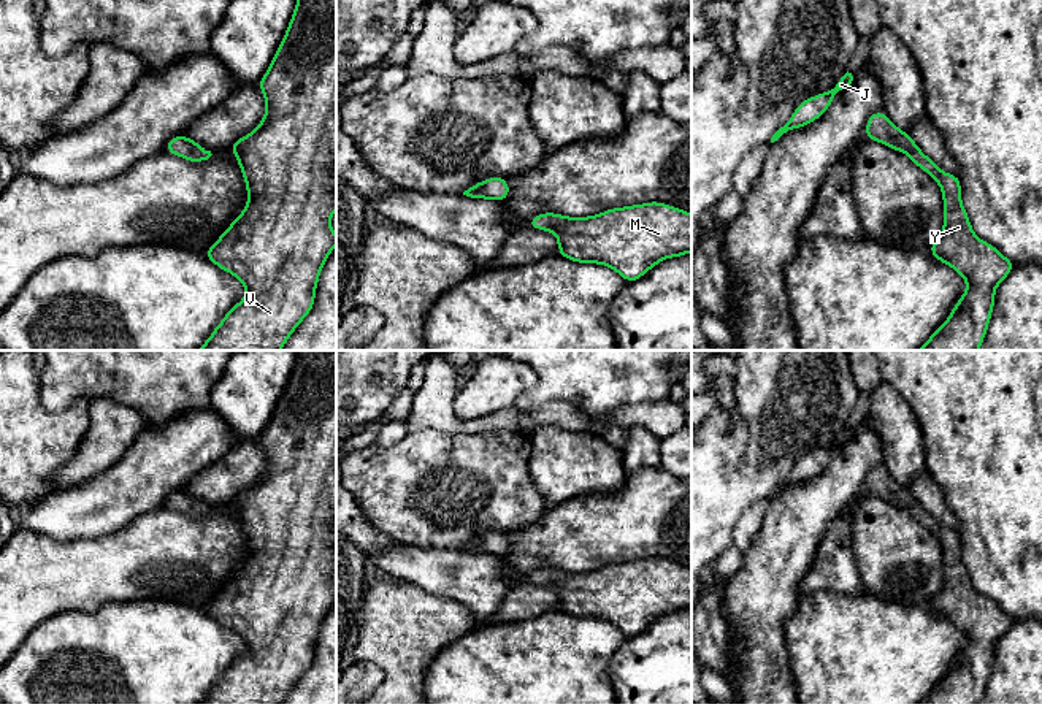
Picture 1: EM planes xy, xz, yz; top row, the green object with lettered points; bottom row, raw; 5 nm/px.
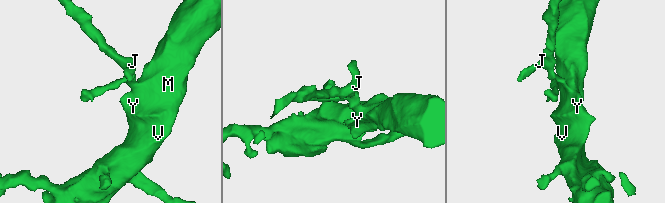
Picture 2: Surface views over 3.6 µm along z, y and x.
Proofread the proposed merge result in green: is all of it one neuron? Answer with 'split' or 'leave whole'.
leave whole

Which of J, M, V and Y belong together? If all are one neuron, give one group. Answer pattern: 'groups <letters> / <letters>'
groups J M V Y

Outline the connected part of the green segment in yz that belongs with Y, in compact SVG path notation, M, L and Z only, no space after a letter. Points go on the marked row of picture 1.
M882 111L872 113L866 122L864 138L907 154L942 187L944 230L928 251L967 282L966 292L950 311L948 320L917 350L979 350L994 308L994 290L1017 263L974 235L961 203L958 174L945 174L888 116Z

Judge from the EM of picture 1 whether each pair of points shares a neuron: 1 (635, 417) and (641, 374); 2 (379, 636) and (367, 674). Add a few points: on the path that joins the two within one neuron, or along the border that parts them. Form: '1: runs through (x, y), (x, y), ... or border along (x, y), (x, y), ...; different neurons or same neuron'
1: border along (666, 398), (622, 405), (611, 413), (609, 422); different neurons
2: border along (356, 663), (373, 663), (383, 674), (381, 684); different neurons

